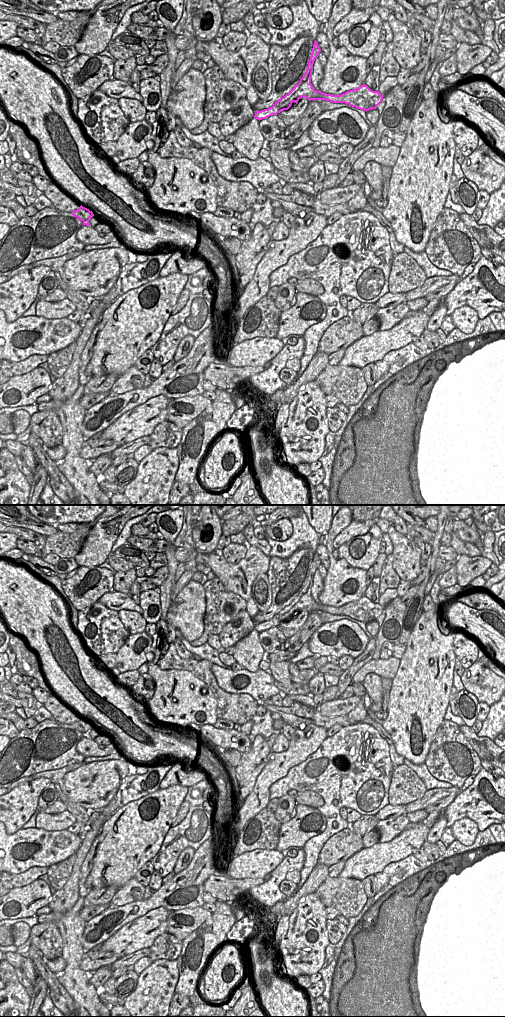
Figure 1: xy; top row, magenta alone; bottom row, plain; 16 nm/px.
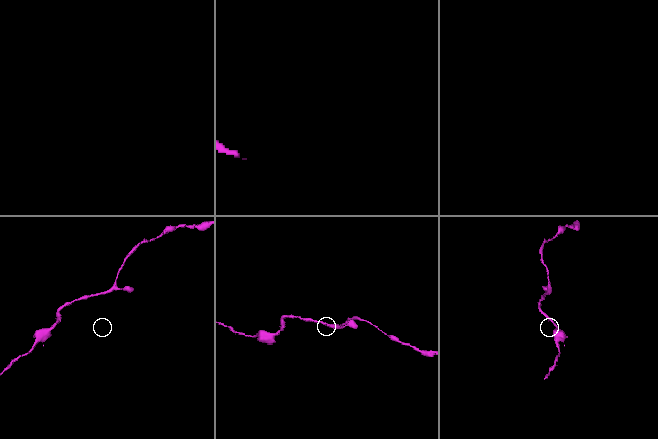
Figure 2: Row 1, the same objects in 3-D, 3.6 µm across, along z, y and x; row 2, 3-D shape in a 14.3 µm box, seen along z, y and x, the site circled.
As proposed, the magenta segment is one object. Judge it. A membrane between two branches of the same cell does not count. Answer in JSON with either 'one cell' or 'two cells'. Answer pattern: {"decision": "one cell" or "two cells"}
{"decision": "one cell"}

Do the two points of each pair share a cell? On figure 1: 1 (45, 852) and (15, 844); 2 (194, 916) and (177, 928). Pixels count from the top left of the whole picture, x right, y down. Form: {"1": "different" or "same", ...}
{"1": "same", "2": "same"}

